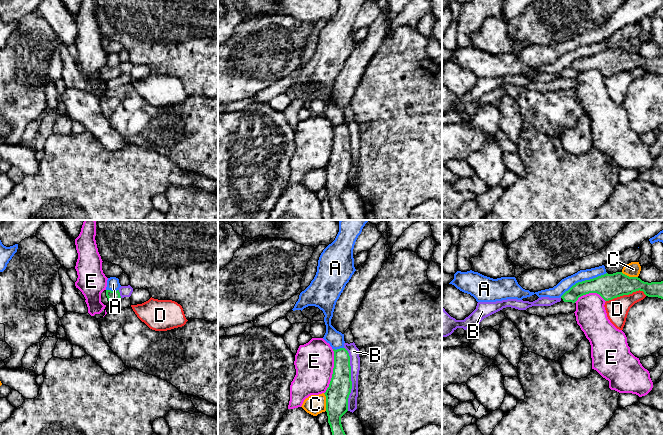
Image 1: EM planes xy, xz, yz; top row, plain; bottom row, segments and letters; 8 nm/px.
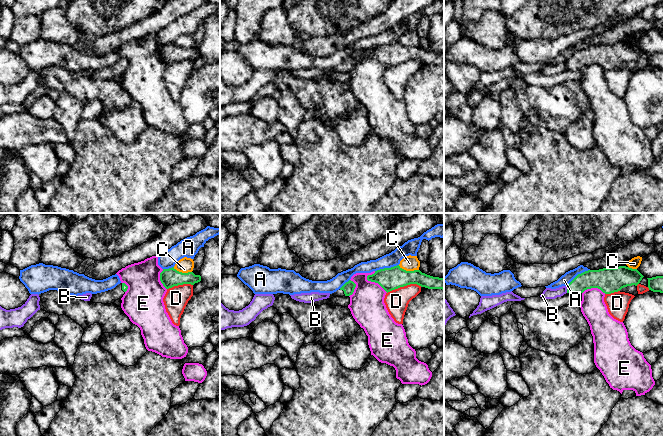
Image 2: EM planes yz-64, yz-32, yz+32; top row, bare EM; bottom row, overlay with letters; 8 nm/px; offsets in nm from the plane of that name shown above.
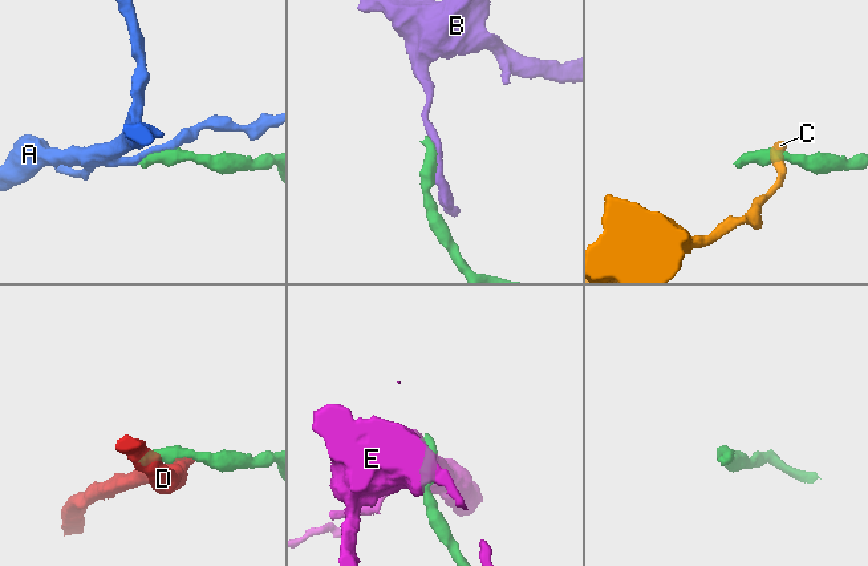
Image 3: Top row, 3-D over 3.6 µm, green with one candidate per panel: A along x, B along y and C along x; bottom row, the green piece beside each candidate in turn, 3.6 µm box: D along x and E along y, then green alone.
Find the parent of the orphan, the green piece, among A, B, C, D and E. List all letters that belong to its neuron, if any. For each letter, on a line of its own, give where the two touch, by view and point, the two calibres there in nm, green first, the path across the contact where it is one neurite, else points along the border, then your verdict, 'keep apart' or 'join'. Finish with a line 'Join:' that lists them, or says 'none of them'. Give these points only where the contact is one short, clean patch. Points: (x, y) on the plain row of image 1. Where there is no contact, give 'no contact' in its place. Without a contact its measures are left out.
A: meets green in yz at (583, 57); 200 nm thick on the green side, 100 nm on the other; keep apart
B: meets green in xz at (350, 155); 190 nm thick on the green side, 90 nm on the other; keep apart
C: meets green in xz at (326, 178); 190 nm thick on the green side, 160 nm on the other; border along xz (323, 169), (326, 186); keep apart
D: meets green in yz at (626, 70); 200 nm thick on the green side, 180 nm on the other; border along yz (646, 71), (642, 67), (636, 66), (606, 77); keep apart
E: meets green in xz at (333, 147); 190 nm thick on the green side, 320 nm on the other; border along xz (333, 125), (333, 149), (329, 162), (324, 169); keep apart
Join: none of them

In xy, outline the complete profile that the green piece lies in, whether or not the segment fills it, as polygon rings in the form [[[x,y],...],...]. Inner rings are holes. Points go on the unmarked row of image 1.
[[[104,66],[101,69],[101,78],[104,81],[107,81],[109,79],[116,78],[121,74],[119,66],[117,67],[111,67],[111,66]]]

